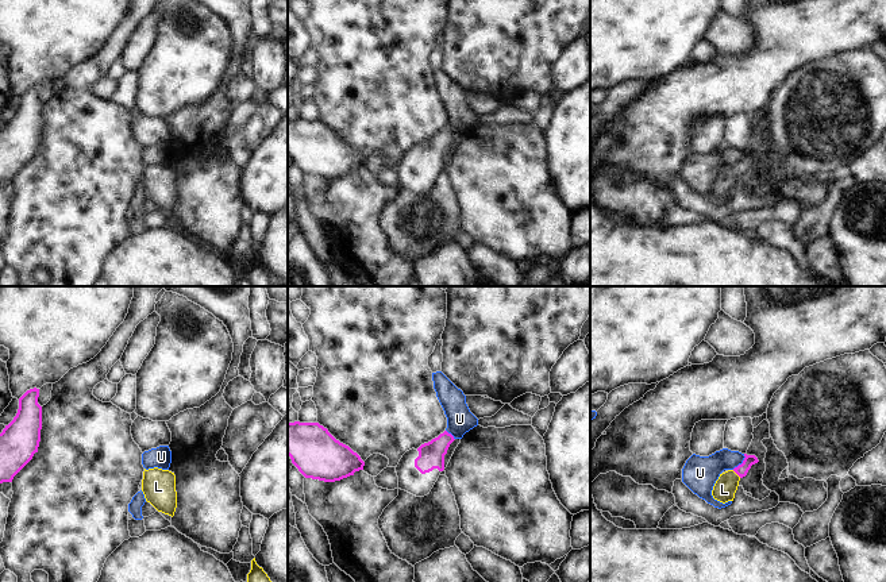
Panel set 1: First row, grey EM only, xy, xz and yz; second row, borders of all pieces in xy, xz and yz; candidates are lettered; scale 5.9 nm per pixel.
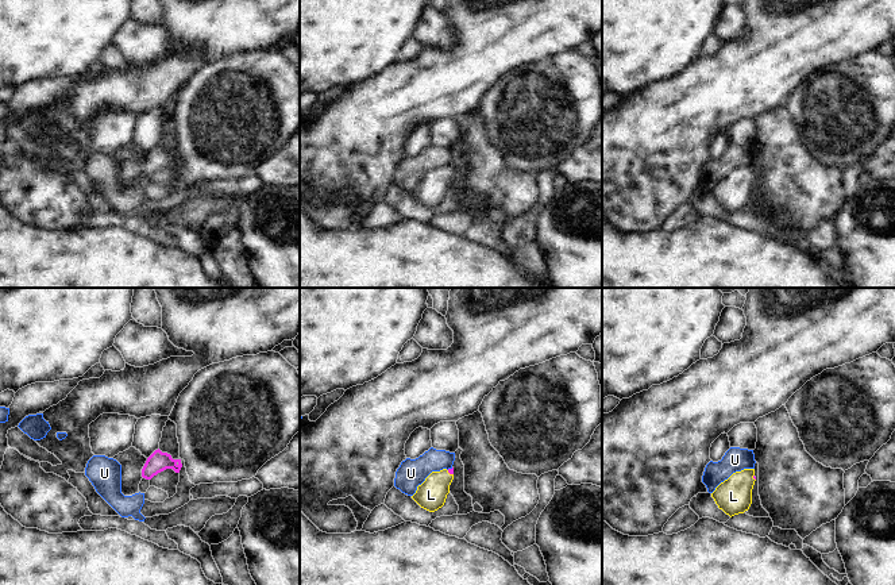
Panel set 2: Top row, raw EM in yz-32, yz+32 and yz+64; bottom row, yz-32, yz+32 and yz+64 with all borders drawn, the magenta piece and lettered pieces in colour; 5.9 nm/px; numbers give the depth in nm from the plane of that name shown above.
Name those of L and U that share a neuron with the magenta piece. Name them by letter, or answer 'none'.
L.

